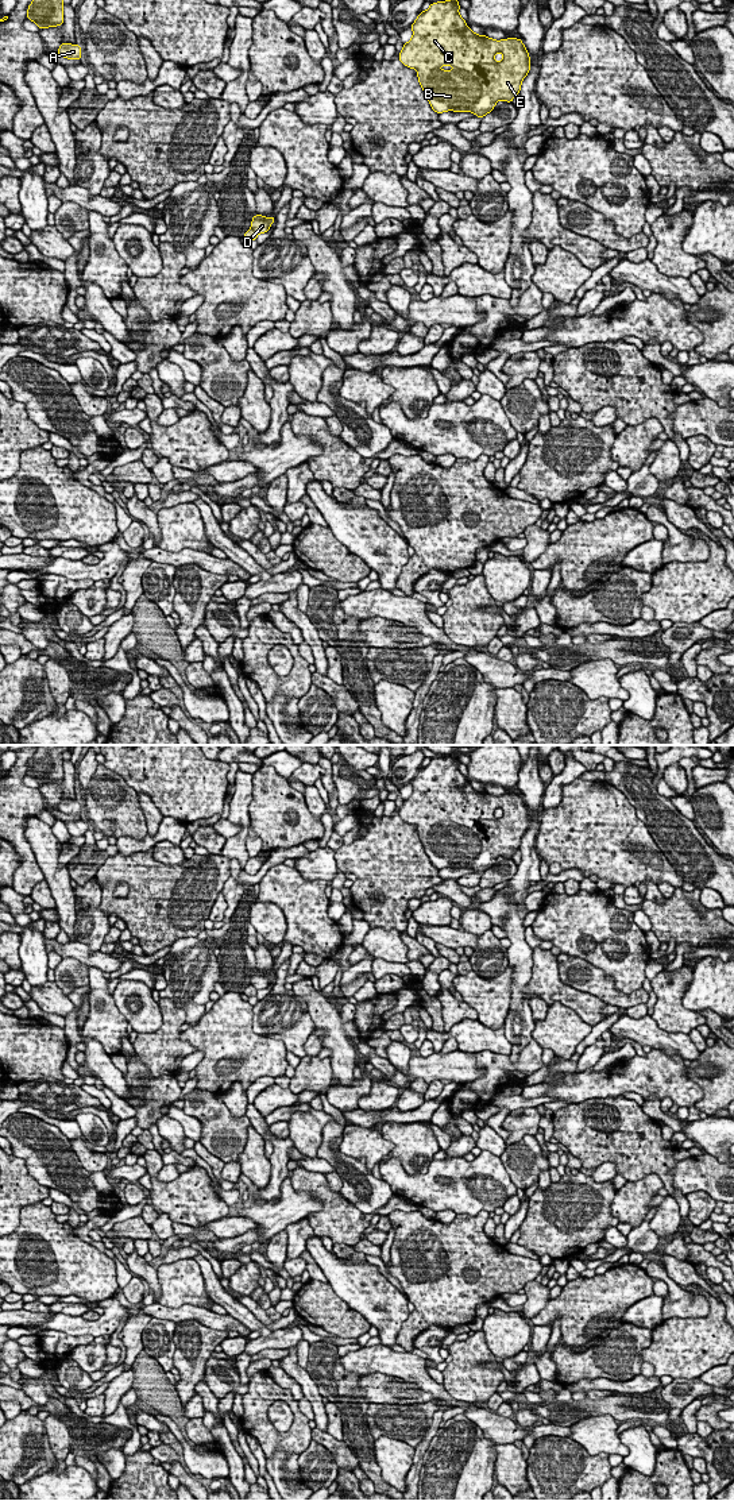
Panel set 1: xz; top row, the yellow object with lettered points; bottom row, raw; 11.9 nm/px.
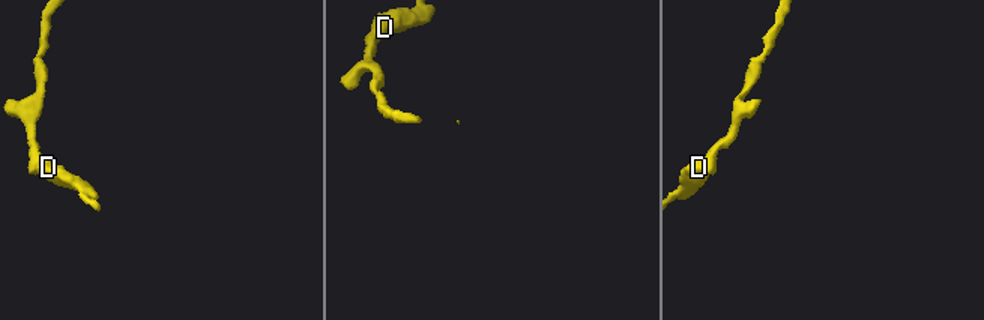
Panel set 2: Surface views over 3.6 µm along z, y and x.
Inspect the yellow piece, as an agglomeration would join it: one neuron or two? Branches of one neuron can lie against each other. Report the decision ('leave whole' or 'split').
split

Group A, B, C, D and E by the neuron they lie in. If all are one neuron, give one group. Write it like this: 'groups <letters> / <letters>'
groups A D / B C E

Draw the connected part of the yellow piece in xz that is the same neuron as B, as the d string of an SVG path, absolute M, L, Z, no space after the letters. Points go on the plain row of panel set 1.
M452 753L447 757L432 759L426 767L420 768L410 782L413 792L403 800L398 814L405 822L417 826L420 841L434 868L472 868L478 873L483 873L494 865L499 856L511 858L514 852L519 850L522 836L530 826L530 813L521 795L495 796L475 790L467 783L459 764L459 757Z

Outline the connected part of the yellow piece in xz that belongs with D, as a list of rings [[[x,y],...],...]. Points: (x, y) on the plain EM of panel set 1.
[[[256,971],[252,973],[251,977],[251,985],[254,985],[256,989],[264,989],[271,983],[271,979],[275,977],[275,973],[264,973],[262,971]]]

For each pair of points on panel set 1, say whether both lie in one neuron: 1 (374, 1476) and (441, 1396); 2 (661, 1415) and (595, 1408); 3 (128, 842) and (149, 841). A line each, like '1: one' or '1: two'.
1: two
2: one
3: one

